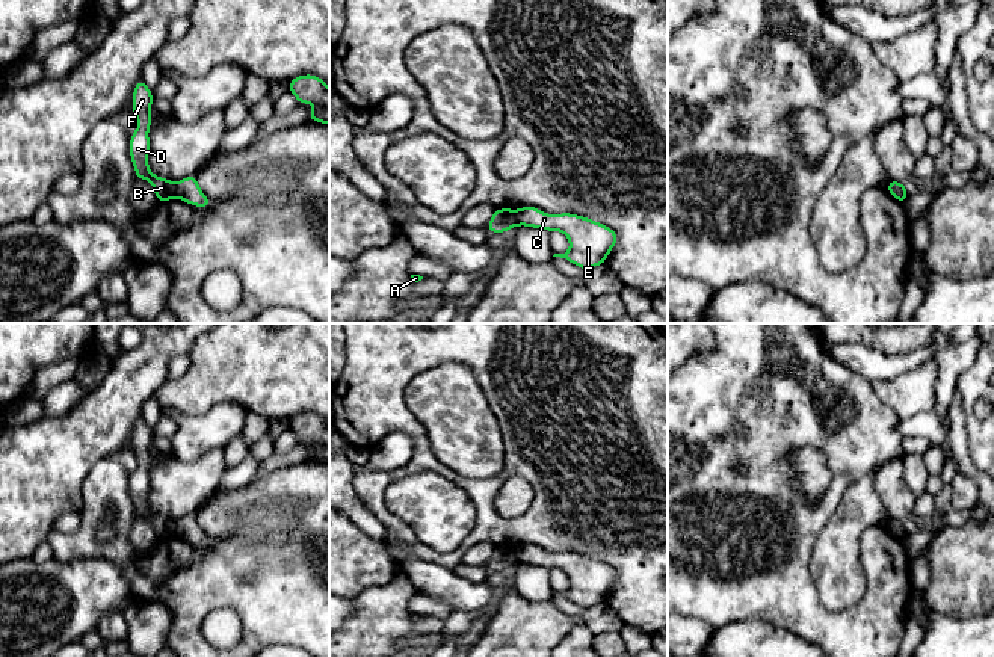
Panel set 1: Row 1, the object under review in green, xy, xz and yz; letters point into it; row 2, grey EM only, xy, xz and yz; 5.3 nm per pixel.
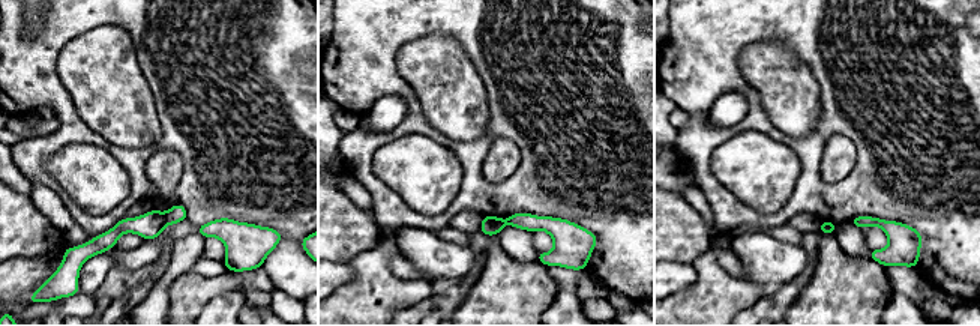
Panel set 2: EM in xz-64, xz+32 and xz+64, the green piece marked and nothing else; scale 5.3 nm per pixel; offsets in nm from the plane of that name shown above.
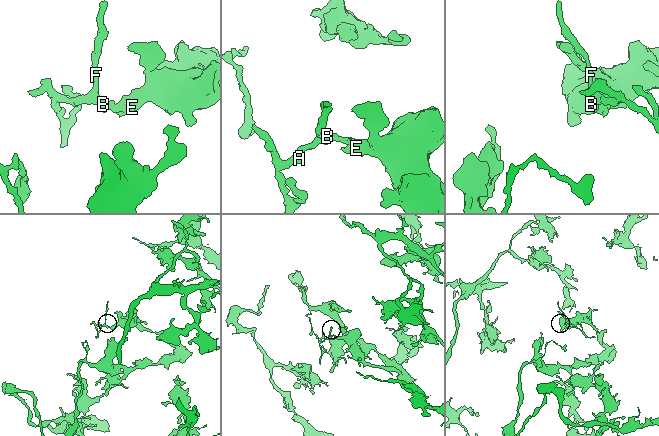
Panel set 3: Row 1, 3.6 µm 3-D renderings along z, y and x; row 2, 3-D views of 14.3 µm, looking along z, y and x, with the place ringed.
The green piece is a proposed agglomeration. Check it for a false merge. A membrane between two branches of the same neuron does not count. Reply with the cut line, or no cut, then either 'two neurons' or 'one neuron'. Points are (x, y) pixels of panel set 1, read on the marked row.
cut xy (174, 183), (177, 197); two neurons

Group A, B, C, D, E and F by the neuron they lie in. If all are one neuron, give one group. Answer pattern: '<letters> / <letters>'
A B D F / C E

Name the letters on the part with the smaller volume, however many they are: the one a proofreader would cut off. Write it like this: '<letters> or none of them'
A, B, D, F

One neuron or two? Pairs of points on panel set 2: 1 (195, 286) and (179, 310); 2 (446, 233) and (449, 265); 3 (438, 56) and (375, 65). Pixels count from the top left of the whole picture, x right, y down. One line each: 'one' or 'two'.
1: one
2: two
3: two

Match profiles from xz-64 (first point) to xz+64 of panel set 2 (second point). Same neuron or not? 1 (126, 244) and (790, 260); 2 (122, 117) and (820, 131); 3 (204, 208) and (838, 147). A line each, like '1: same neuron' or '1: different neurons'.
1: different neurons
2: different neurons
3: different neurons

